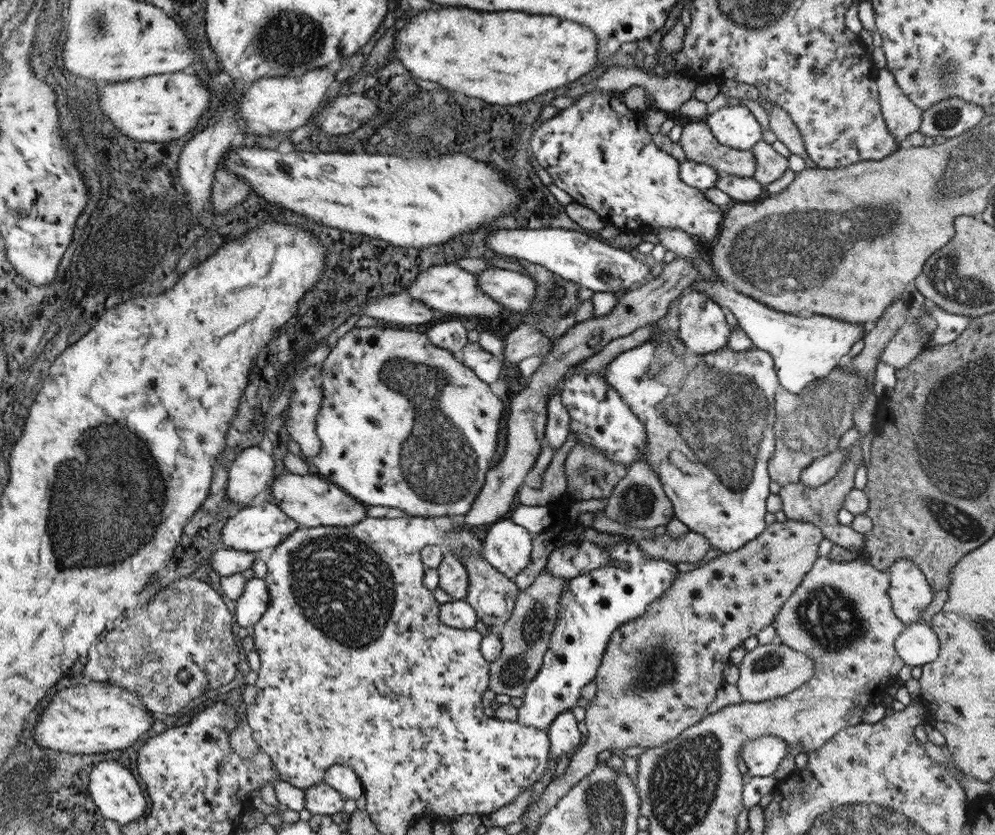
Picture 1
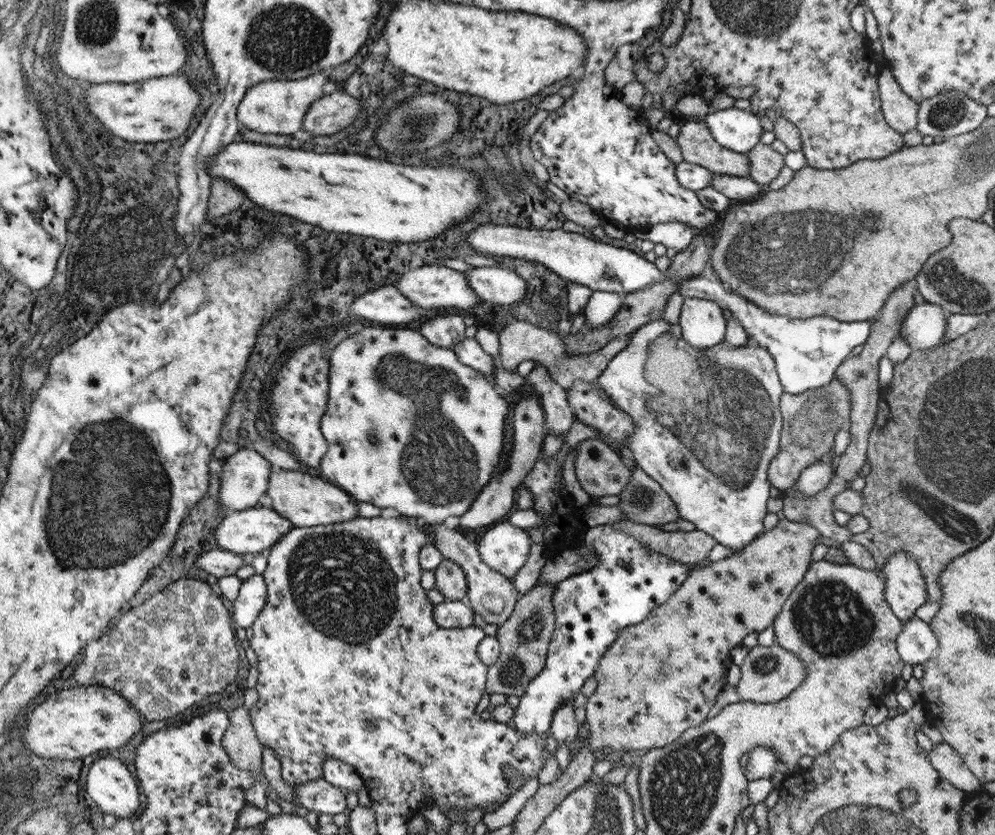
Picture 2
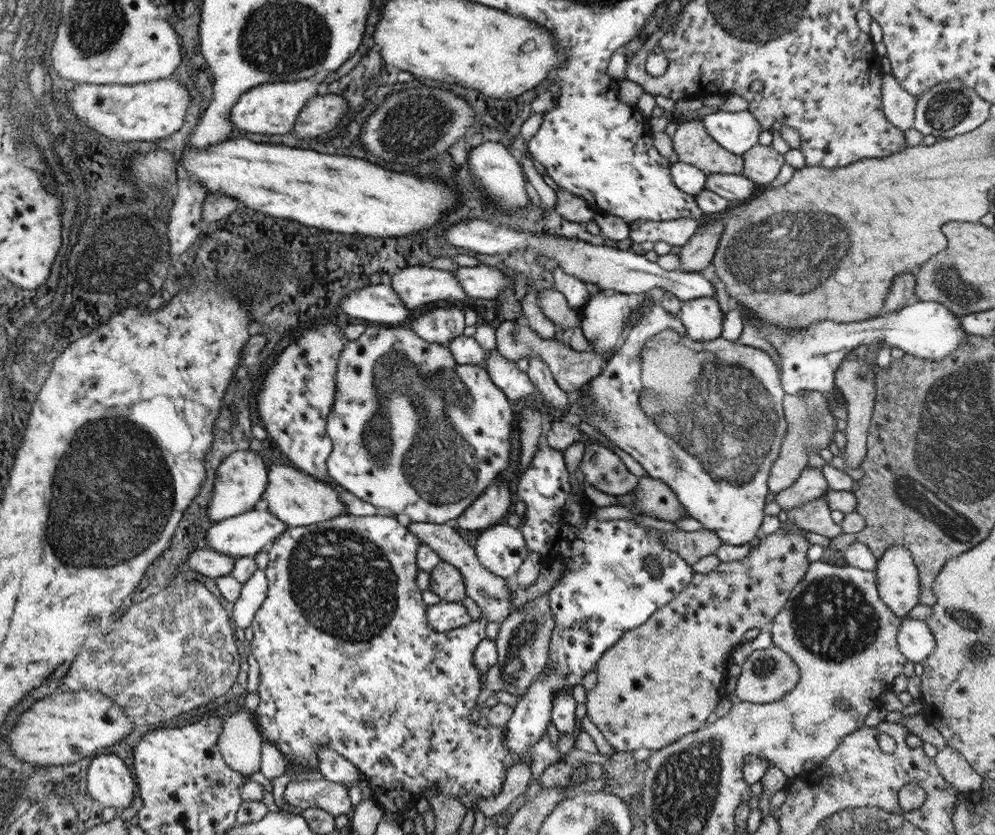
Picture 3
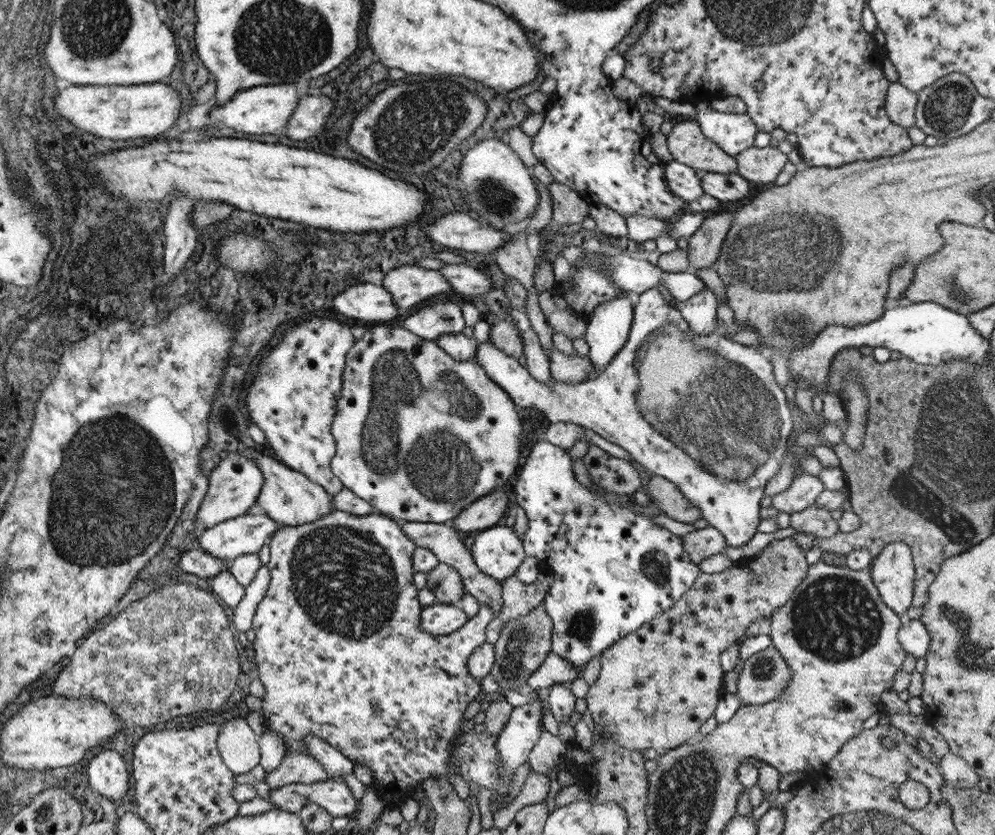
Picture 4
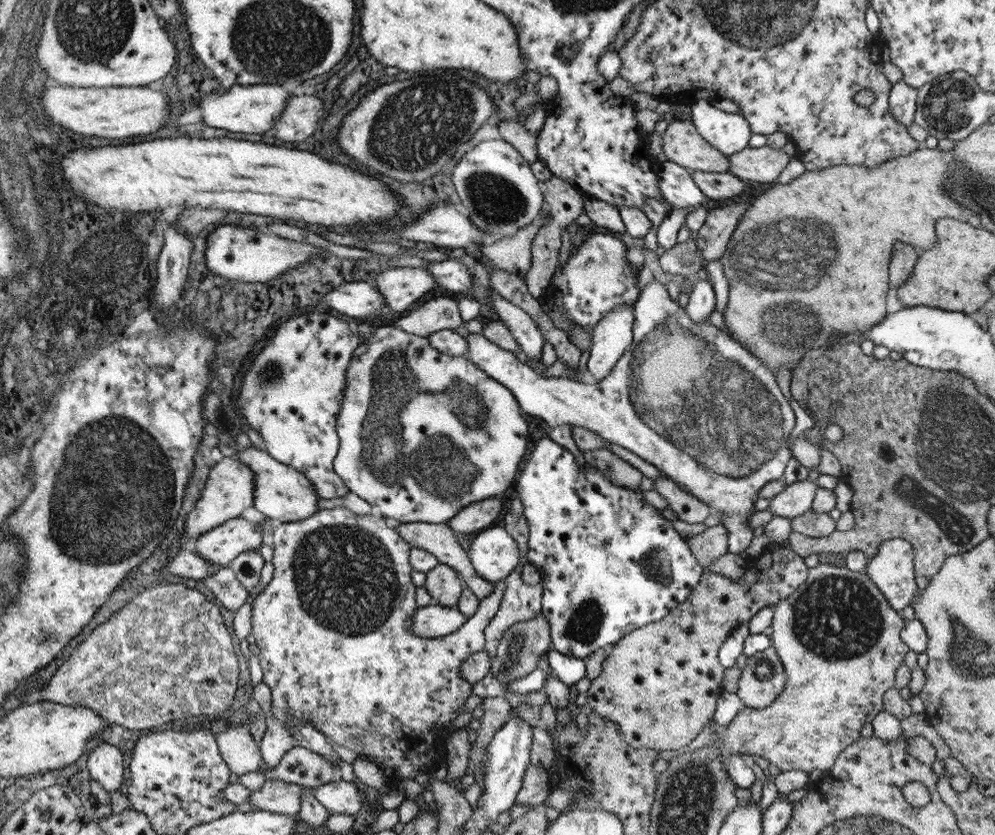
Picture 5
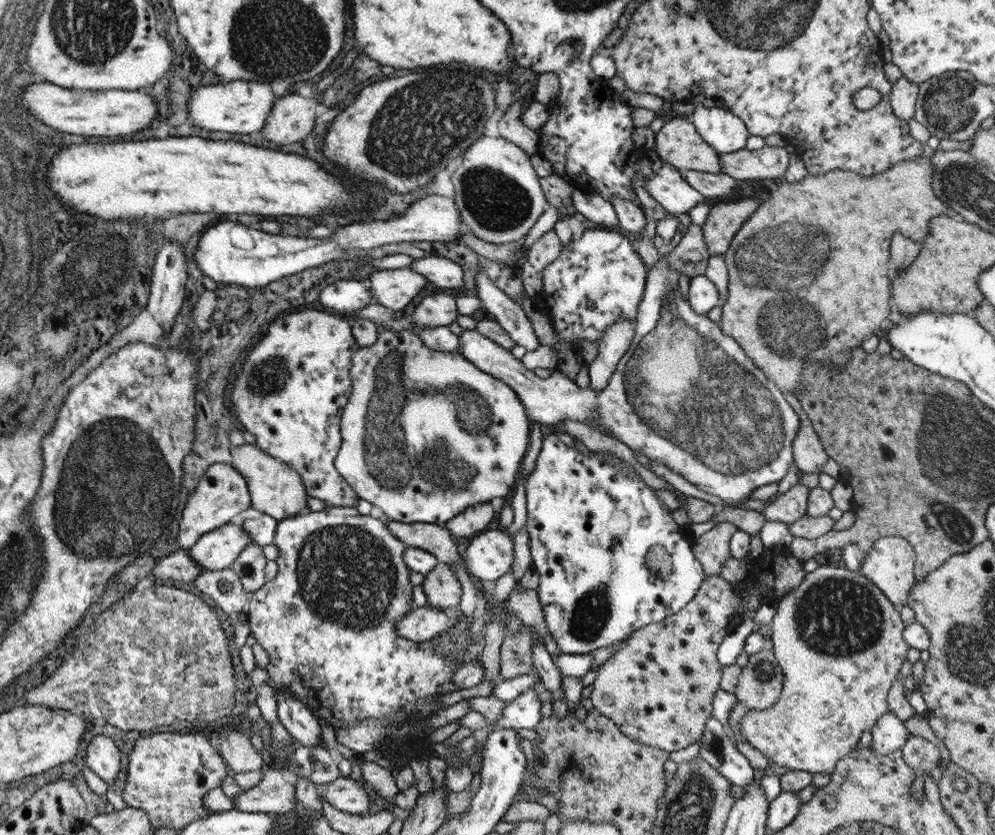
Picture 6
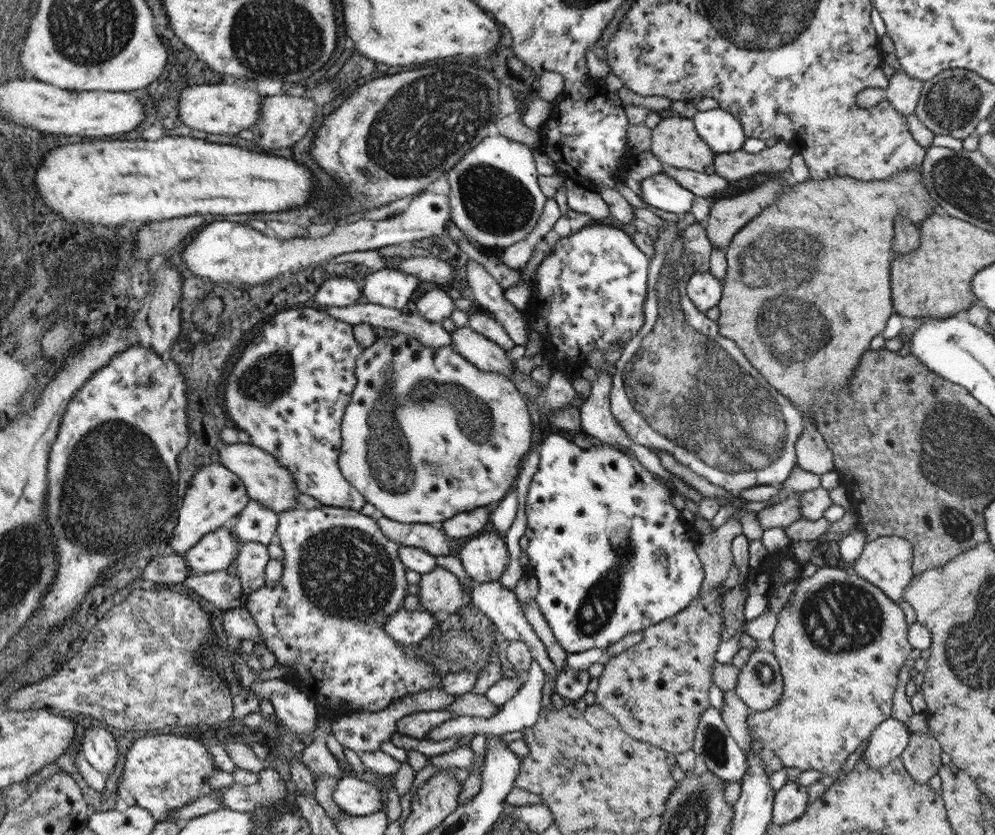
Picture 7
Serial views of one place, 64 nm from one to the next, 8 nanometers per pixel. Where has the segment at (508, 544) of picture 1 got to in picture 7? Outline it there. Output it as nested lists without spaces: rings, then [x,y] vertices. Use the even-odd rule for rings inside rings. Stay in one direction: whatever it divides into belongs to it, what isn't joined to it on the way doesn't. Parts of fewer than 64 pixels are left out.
[[[501,534],[475,536],[463,544],[459,550],[459,560],[465,574],[469,574],[469,578],[477,584],[497,582],[509,562],[505,538]]]

